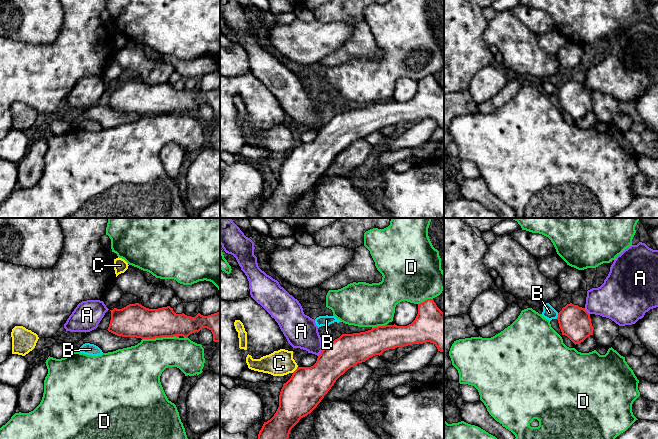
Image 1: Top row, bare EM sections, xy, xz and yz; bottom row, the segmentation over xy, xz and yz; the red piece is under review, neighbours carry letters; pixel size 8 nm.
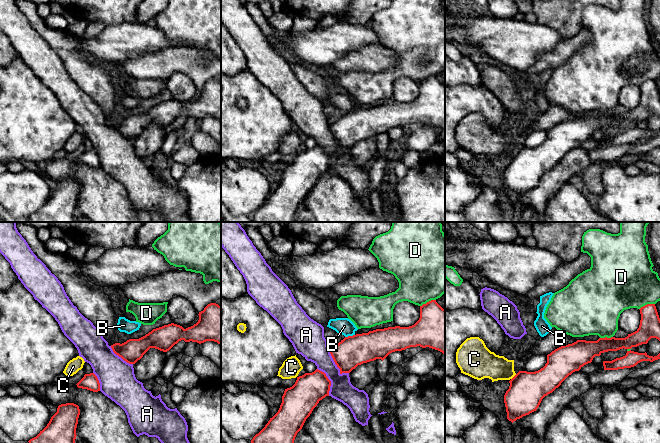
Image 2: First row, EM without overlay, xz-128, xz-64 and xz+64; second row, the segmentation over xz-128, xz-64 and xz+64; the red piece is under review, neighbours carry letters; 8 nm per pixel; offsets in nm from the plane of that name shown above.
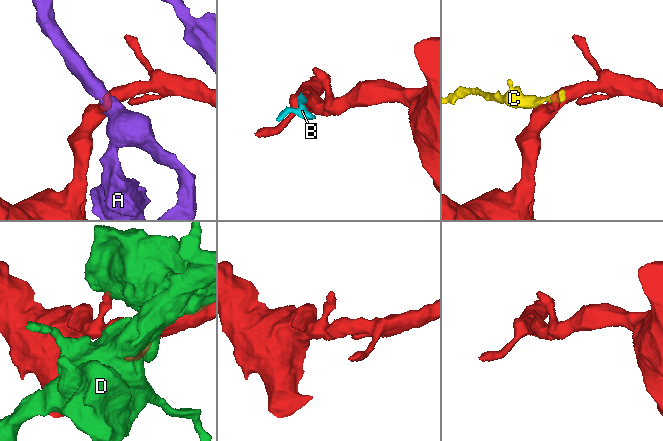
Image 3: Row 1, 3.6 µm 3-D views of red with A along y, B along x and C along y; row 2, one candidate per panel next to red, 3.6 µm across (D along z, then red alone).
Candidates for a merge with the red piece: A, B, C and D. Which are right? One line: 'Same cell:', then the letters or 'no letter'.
Same cell: no letter

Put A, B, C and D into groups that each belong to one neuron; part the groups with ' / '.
A / B / C / D

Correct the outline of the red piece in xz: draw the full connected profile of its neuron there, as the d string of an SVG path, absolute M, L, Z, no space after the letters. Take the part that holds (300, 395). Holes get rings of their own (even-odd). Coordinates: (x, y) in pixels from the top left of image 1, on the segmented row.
M433 299L418 304L418 314L407 326L385 325L365 332L342 334L328 347L323 348L313 366L297 367L291 378L283 384L279 395L279 407L274 416L264 422L258 439L288 439L291 429L317 407L336 380L351 367L375 355L380 356L386 350L426 342L433 343L438 351L444 353L444 313Z

